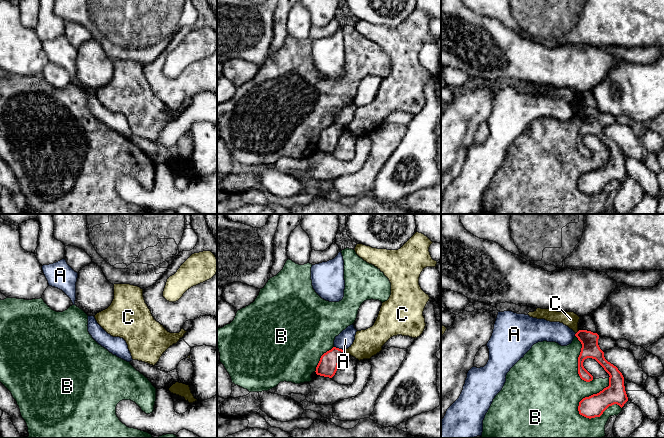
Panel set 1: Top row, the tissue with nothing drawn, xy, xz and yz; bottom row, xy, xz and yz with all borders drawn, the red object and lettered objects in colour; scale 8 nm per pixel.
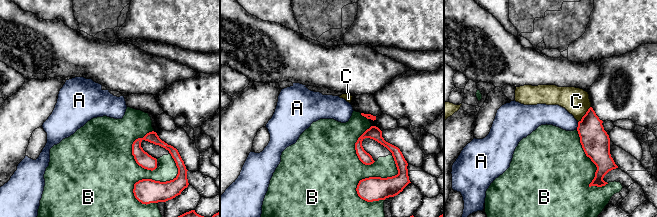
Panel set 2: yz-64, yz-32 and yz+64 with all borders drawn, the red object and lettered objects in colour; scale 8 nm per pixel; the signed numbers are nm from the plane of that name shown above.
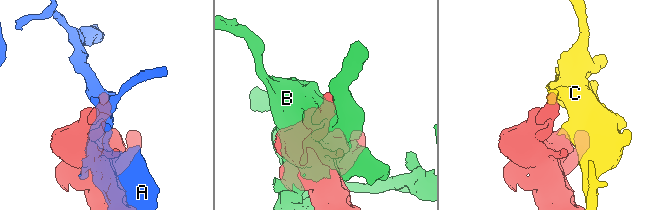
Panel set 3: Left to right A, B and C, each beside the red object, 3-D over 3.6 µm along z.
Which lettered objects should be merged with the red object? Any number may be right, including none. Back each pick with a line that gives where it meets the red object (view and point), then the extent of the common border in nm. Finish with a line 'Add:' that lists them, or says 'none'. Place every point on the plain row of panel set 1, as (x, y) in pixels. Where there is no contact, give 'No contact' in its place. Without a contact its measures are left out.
Add: none

